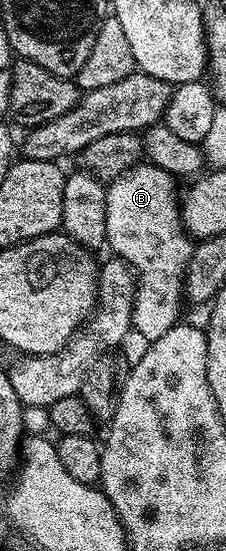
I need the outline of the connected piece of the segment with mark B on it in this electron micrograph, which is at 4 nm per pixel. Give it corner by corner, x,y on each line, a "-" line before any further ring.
140,162
106,185
106,245
116,257
123,259
137,276
137,290
132,306
132,329
150,342
178,323
184,299
186,268
193,254
194,241
181,222
178,181
174,175
150,162

